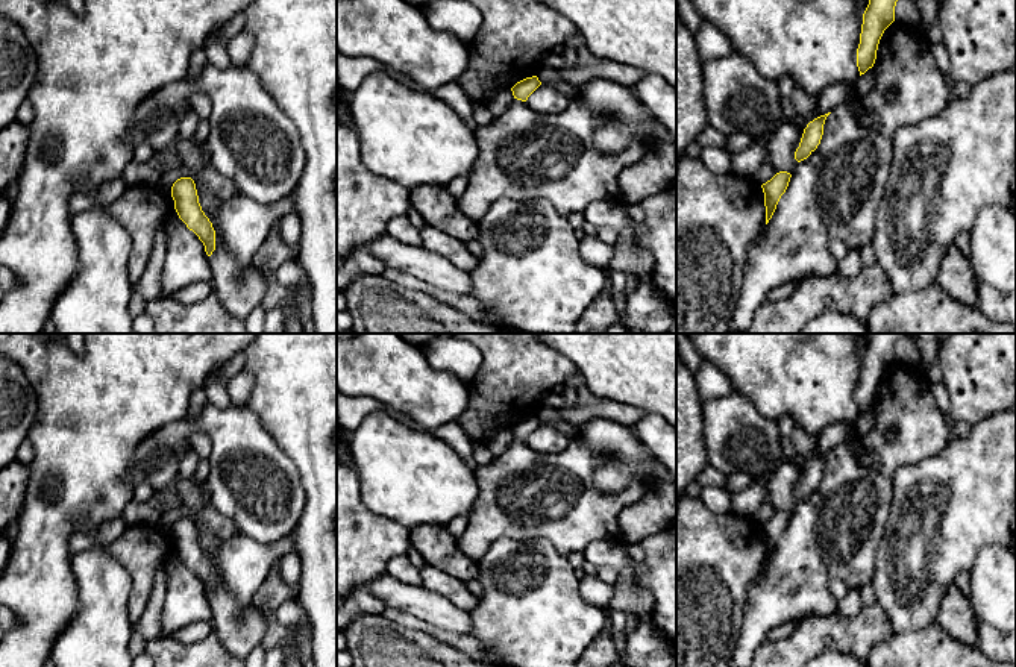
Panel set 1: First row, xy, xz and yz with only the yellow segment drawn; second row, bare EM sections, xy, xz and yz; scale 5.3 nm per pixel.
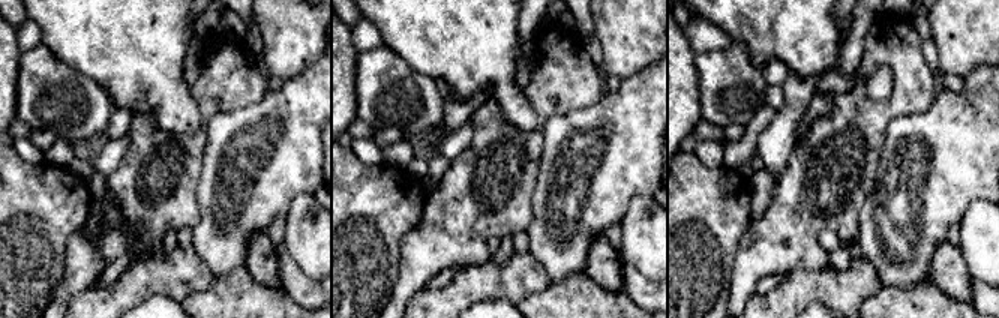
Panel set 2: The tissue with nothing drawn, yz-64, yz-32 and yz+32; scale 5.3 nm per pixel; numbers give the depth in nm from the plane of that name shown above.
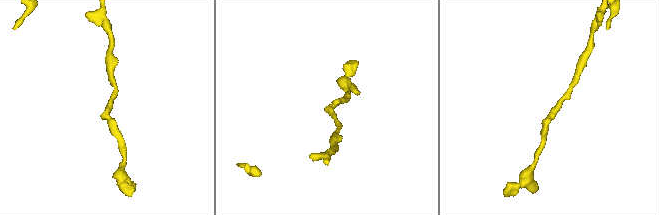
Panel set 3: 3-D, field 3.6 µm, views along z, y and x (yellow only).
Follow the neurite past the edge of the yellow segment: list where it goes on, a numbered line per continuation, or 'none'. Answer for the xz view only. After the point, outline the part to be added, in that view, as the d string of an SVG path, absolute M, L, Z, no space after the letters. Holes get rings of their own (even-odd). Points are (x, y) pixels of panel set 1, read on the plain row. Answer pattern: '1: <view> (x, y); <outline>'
none

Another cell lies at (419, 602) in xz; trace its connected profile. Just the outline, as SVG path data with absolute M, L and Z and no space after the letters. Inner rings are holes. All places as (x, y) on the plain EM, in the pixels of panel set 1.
M381 573L368 581L370 591L381 599L387 609L396 609L423 620L435 628L472 634L472 620L467 611L455 606L446 597L431 590L412 587Z

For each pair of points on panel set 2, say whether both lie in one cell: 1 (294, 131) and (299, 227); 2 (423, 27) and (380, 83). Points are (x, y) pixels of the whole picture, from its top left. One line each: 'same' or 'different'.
1: different
2: different

